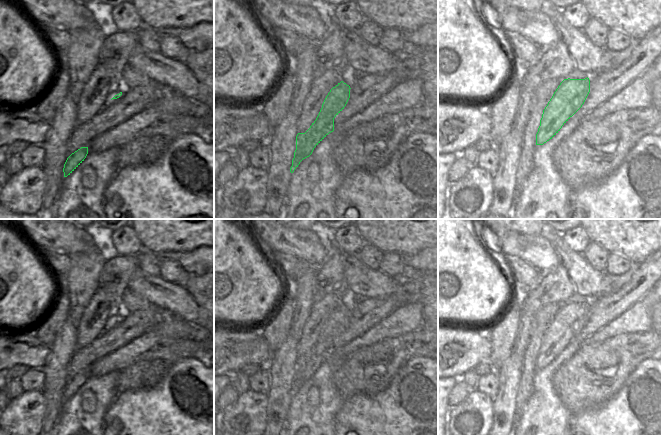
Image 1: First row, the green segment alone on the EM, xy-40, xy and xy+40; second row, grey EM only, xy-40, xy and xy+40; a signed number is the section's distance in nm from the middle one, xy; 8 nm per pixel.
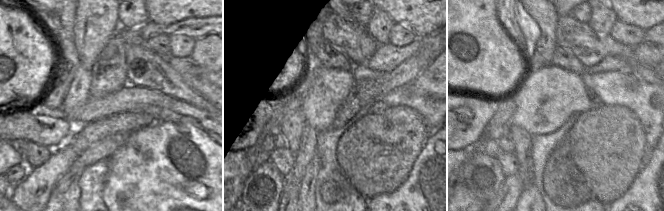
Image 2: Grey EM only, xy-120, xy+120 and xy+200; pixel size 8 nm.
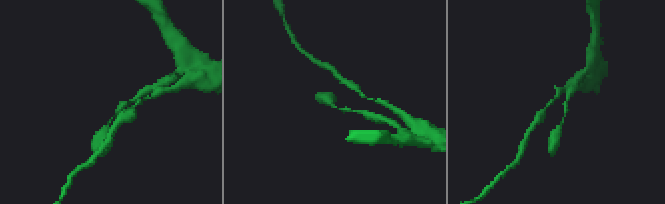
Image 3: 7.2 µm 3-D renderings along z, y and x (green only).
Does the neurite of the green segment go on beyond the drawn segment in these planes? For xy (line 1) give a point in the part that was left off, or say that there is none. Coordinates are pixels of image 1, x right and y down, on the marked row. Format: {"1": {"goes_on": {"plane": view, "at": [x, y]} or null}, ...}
{"1": {"goes_on": null}}

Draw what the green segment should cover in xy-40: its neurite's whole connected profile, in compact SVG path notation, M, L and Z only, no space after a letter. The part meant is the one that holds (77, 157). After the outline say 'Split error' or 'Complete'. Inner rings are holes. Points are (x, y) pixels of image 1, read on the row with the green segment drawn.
M81 147L72 153L66 160L63 168L64 177L70 175L86 158L88 147Z. Complete

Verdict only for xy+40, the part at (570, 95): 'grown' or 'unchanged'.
unchanged

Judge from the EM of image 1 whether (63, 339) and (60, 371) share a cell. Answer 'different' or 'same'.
same

